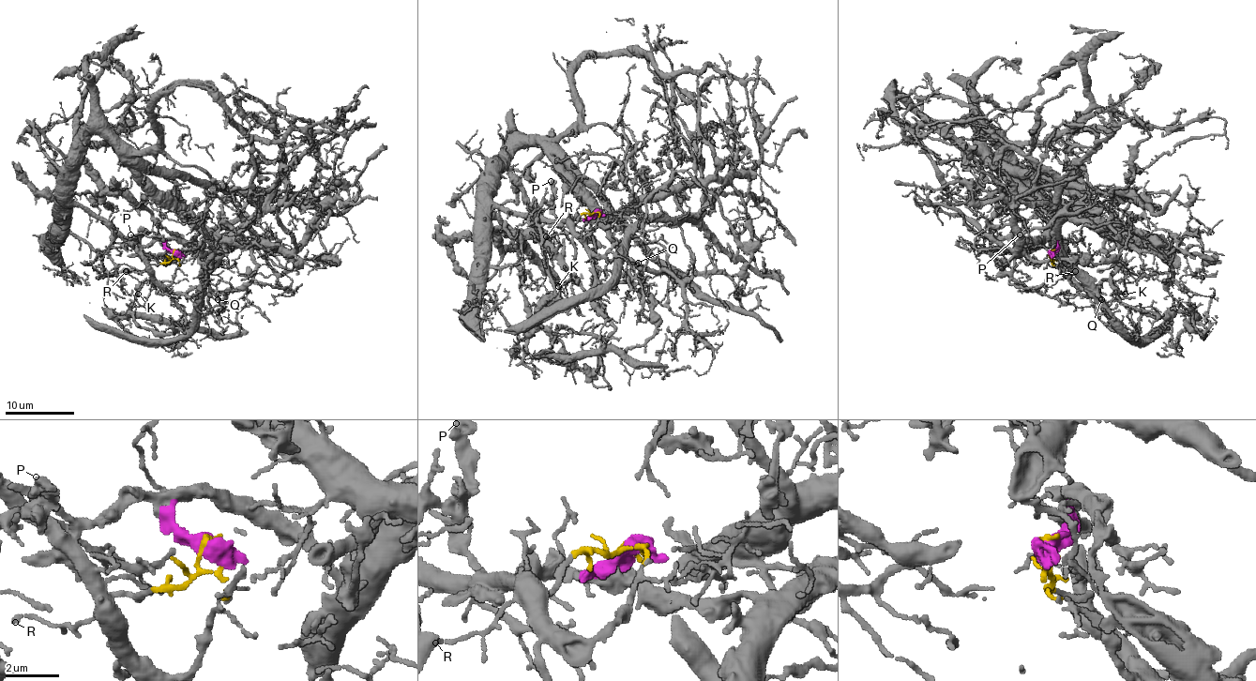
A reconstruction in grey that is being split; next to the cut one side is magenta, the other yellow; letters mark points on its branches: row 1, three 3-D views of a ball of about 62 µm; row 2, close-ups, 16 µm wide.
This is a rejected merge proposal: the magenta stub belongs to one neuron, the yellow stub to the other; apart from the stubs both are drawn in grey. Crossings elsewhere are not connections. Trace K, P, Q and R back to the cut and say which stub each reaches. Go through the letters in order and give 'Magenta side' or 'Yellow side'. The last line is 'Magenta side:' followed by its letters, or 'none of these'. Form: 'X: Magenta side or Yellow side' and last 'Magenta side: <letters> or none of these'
K: Yellow side
P: Magenta side
Q: Yellow side
R: Yellow side
Magenta side: P

